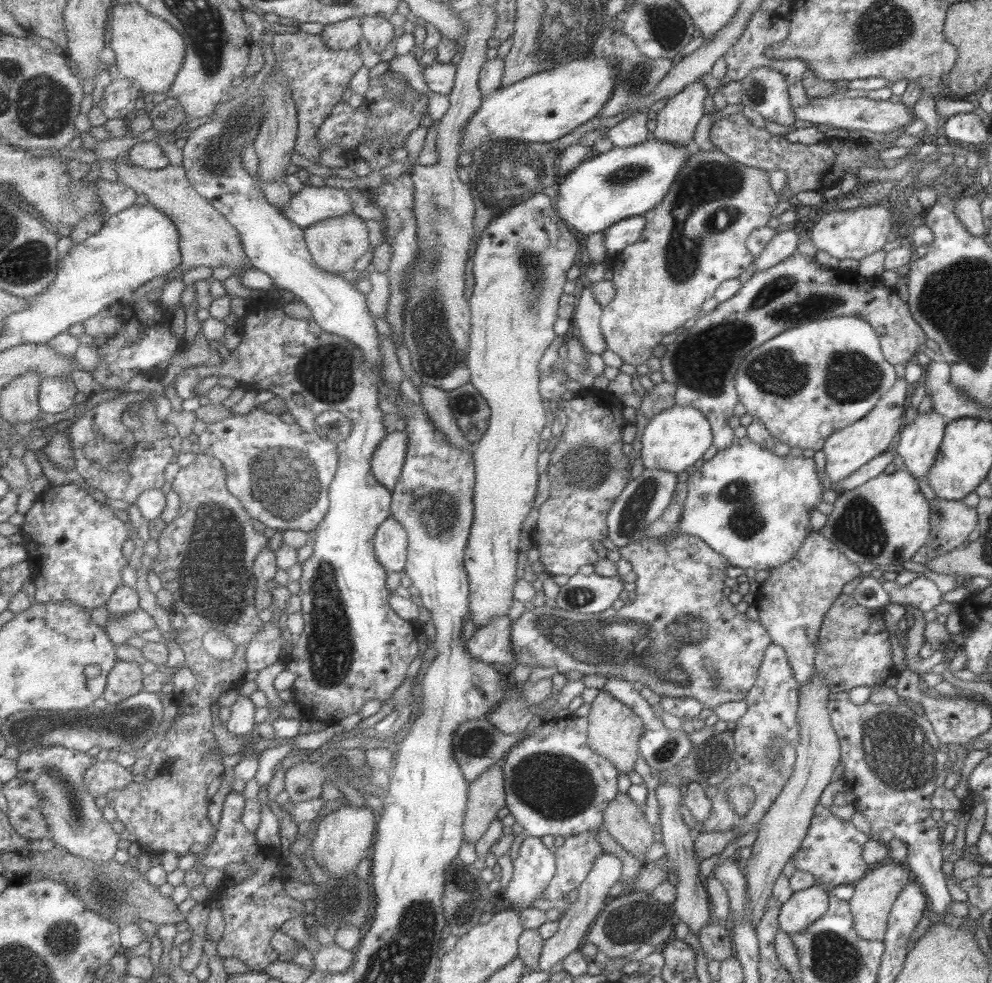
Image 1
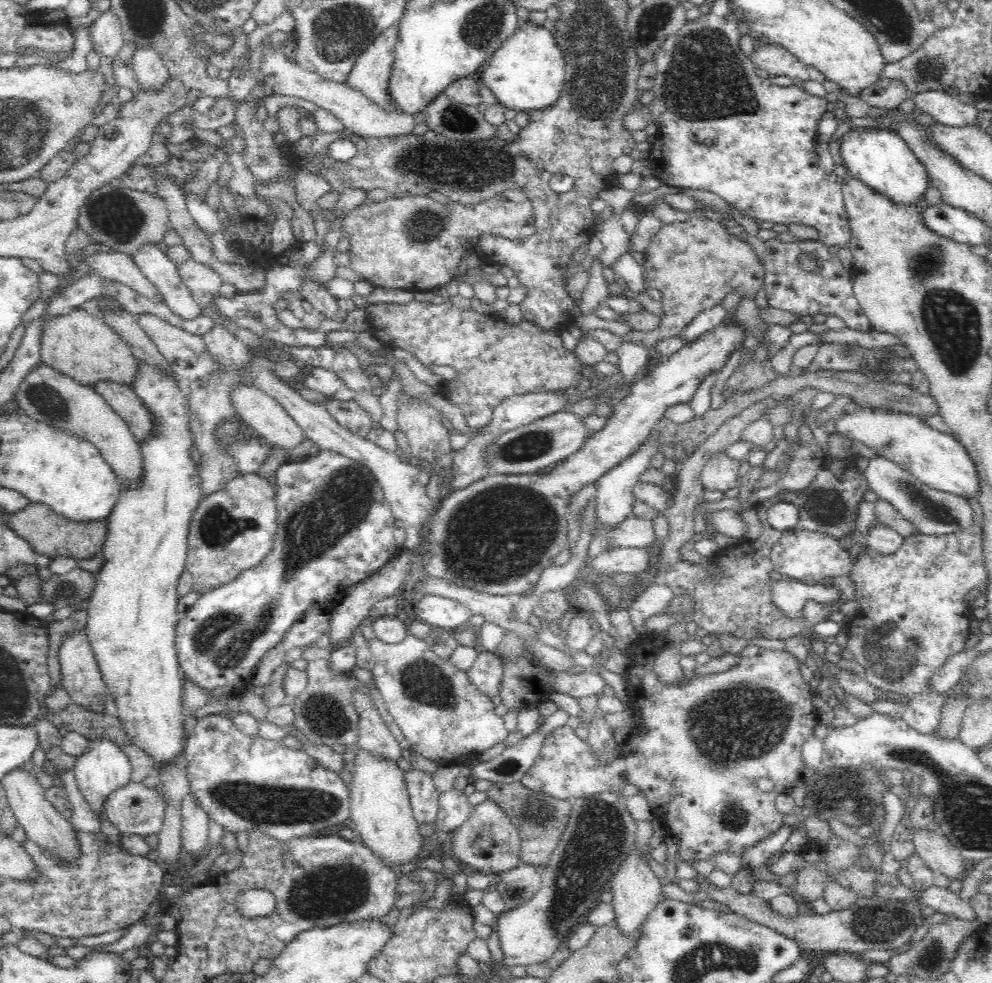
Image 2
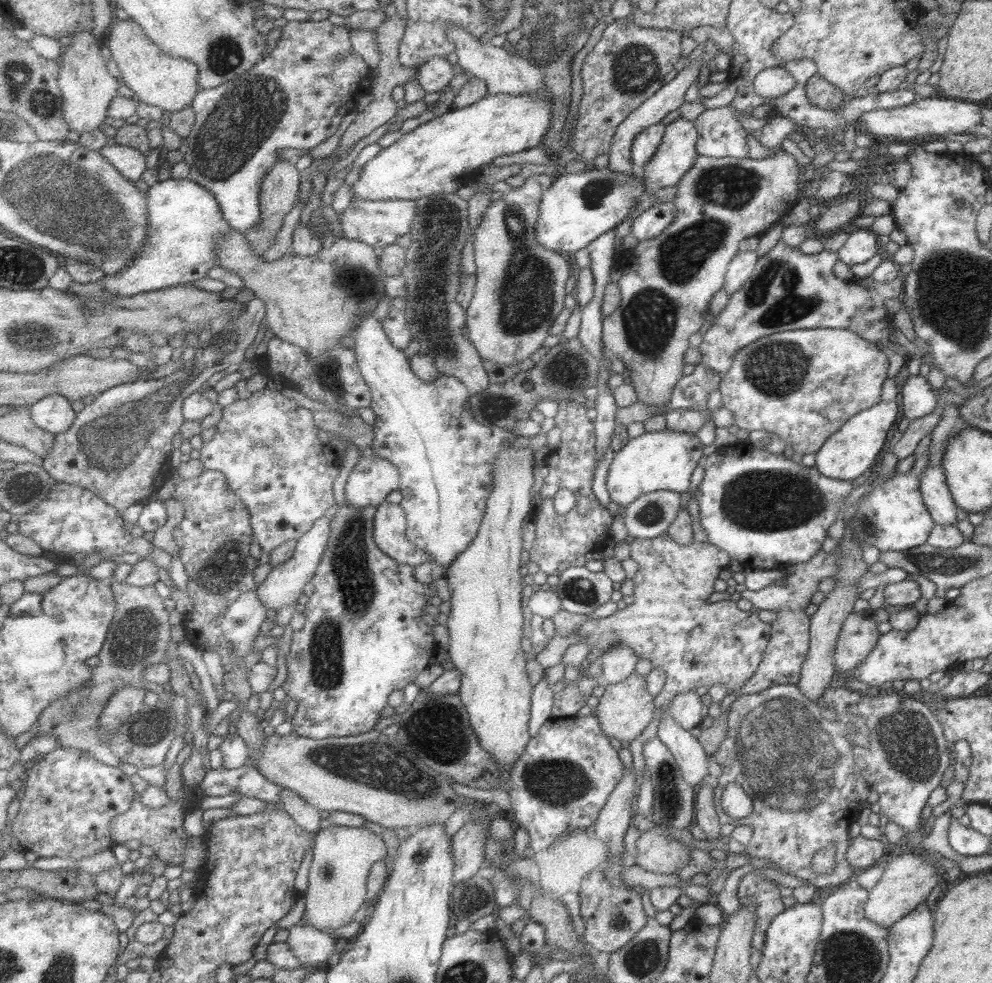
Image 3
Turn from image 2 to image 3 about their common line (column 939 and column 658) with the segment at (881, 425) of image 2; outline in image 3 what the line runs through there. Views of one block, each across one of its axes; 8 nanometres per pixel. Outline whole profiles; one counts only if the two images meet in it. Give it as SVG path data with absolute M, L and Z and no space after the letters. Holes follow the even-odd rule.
M671 431L644 432L641 435L629 438L627 443L618 451L613 452L606 477L606 487L610 500L619 506L627 506L633 499L645 492L667 490L675 493L687 492L690 498L687 504L687 513L691 518L691 537L694 541L707 541L707 535L699 524L698 504L694 498L694 491L689 489L689 478L693 468L702 456L703 445L694 434Z

